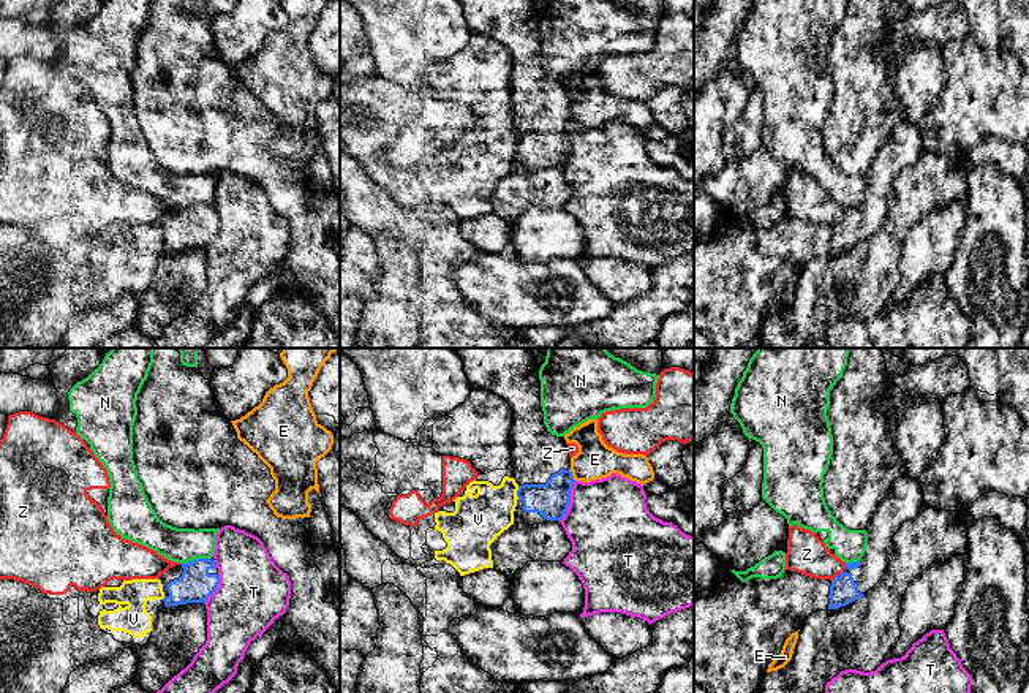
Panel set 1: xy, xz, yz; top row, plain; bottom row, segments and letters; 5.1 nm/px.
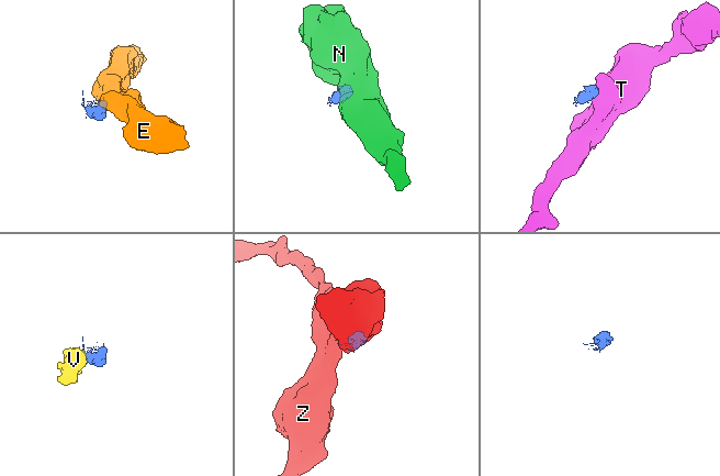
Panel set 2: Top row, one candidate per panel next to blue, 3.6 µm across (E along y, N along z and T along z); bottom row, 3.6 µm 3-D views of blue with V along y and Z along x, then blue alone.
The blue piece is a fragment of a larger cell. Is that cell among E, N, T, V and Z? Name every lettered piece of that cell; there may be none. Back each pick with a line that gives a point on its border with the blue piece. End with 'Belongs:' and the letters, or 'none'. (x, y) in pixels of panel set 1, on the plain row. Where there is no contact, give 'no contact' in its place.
Belongs: none

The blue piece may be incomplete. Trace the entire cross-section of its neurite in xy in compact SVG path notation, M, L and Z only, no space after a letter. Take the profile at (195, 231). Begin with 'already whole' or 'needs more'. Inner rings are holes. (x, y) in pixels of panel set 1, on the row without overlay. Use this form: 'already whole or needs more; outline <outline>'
needs more; outline M196 204L169 214L160 222L164 252L205 248L217 236L220 220L215 204Z

